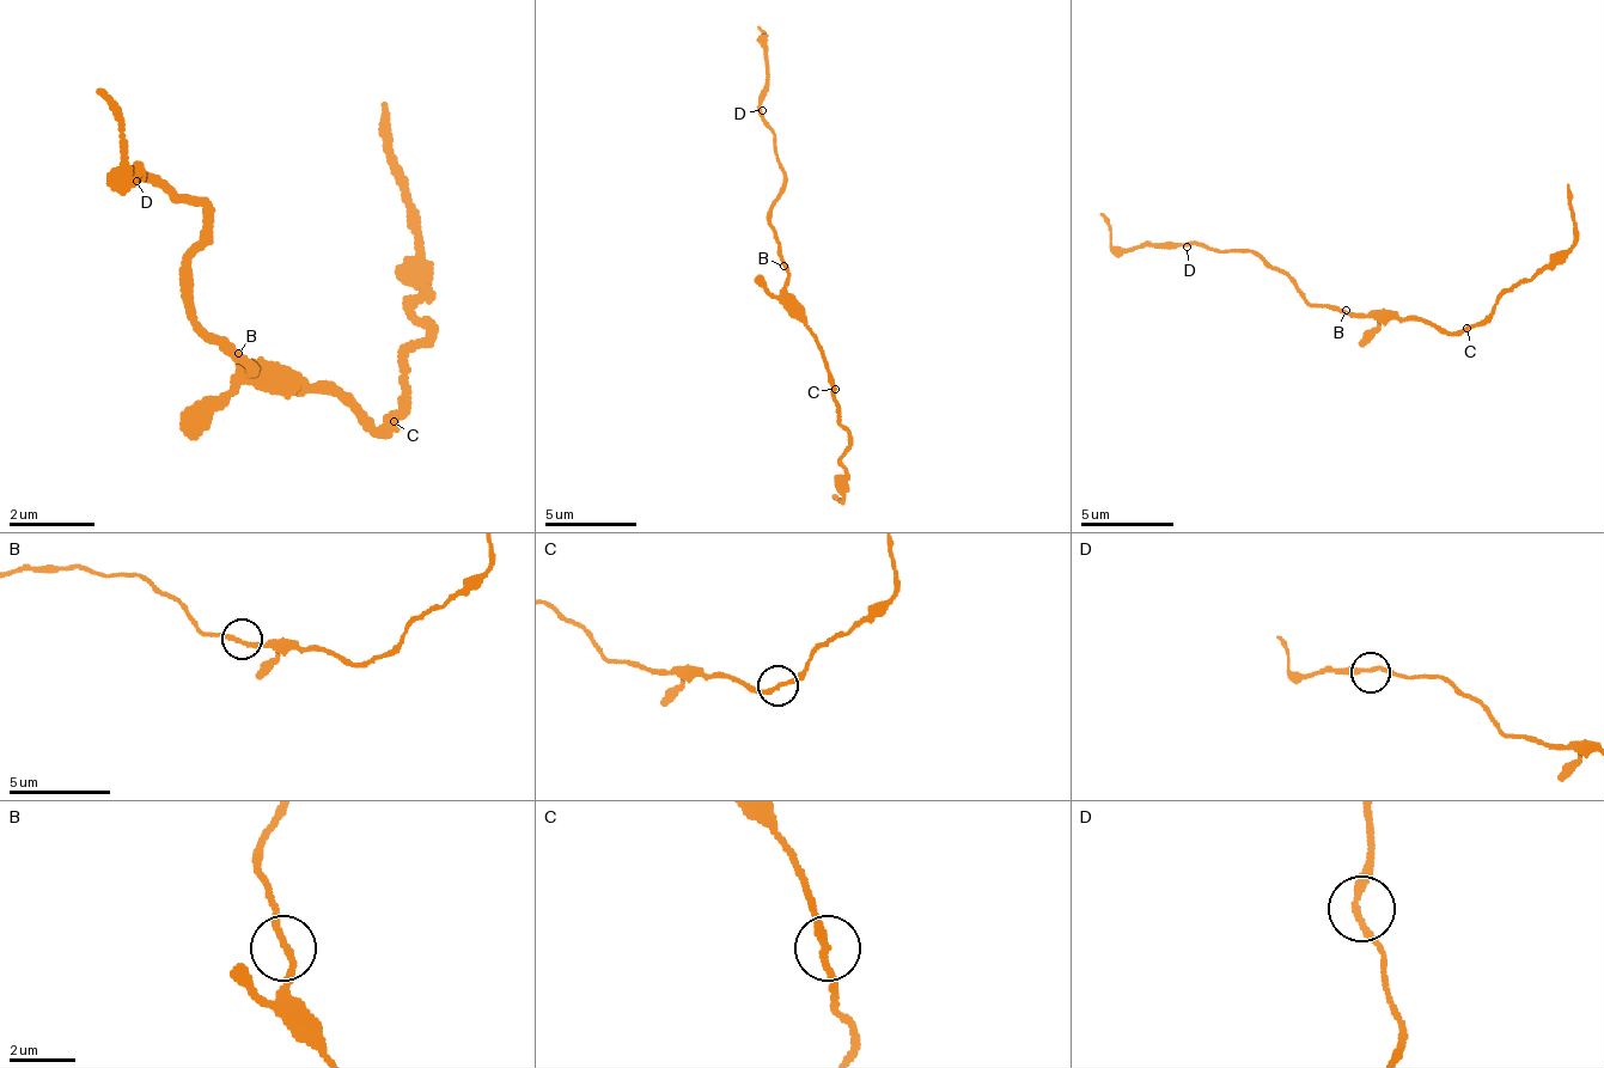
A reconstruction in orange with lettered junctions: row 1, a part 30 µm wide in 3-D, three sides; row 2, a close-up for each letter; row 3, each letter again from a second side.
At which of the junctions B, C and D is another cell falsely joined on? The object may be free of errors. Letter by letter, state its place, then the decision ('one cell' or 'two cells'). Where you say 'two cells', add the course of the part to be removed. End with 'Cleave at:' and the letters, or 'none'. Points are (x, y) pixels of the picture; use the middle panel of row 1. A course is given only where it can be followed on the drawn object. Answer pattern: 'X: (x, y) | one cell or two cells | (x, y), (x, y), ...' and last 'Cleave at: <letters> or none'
B: (784, 266) | one cell
C: (835, 389) | two cells | (836, 388), (837, 416), (848, 431), (841, 469), (843, 498), (836, 496)
D: (762, 110) | one cell
Cleave at: C

